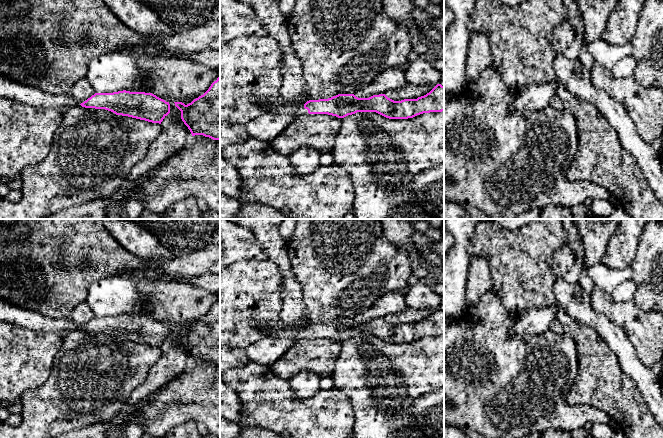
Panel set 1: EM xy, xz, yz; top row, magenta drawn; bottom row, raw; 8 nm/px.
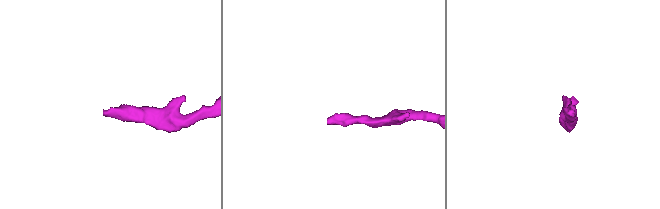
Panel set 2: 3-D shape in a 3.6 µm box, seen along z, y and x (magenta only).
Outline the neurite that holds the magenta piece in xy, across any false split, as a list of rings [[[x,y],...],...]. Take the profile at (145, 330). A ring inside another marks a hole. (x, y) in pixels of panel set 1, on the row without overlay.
[[[118,315],[95,317],[80,328],[85,332],[105,333],[116,339],[159,347],[170,337],[170,328],[152,317]]]

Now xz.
[[[437,308],[429,317],[417,323],[394,325],[385,318],[373,319],[369,322],[358,322],[354,318],[338,318],[328,323],[309,324],[305,328],[295,327],[293,324],[269,324],[266,333],[276,338],[307,340],[308,338],[328,338],[344,342],[357,336],[376,336],[389,343],[408,343],[430,336],[444,335],[444,310]]]

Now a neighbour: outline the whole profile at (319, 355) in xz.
[[[328,338],[298,340],[276,363],[274,373],[290,380],[297,372],[308,370],[320,378],[332,376],[341,353],[341,344]]]

